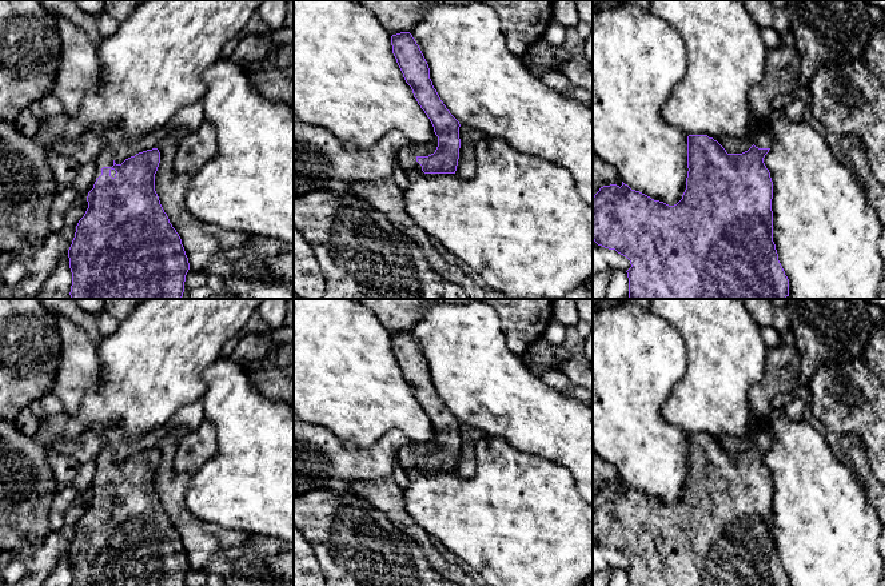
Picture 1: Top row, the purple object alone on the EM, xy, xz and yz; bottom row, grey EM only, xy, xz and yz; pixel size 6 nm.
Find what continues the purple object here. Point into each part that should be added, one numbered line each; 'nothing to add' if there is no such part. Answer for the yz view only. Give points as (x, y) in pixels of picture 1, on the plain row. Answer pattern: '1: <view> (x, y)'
1: yz (762, 437)

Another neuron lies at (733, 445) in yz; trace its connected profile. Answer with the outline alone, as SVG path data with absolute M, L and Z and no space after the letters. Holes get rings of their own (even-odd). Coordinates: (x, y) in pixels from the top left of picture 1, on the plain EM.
M748 431L741 438L726 436L723 439L723 447L727 453L742 453L753 445L753 434Z

